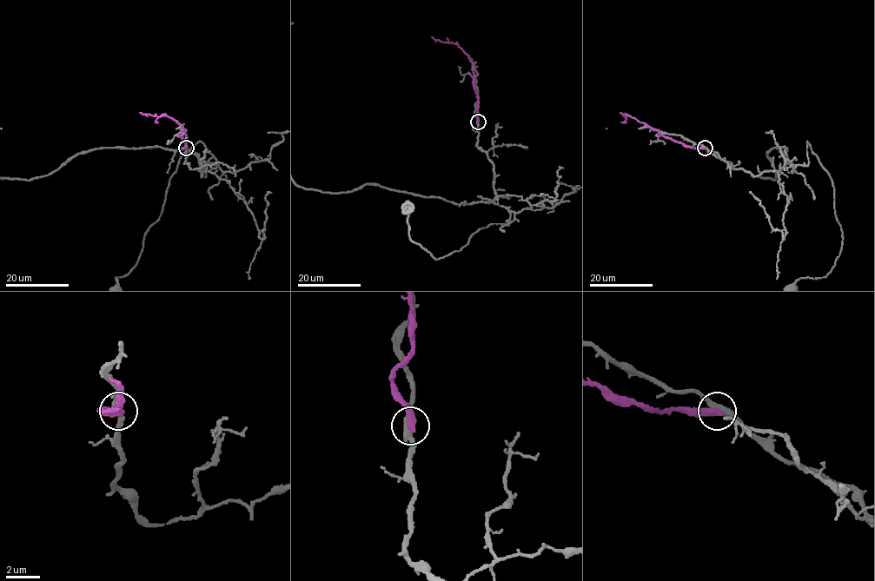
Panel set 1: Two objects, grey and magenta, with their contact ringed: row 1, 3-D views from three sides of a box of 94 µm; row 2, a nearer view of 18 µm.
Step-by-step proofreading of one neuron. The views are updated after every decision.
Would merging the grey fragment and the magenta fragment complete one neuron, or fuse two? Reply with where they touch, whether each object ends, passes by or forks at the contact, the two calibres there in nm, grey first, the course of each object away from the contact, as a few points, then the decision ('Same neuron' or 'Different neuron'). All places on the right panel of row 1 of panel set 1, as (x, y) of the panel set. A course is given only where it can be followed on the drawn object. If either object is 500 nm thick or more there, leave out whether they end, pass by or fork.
Place: (705, 148). Thickness 340 nm (grey) against 500 nm. Course of grey: (704, 147), (759, 175), (806, 165), (807, 141), (832, 180), (842, 248), (825, 276), (799, 278). Course of magenta: (704, 148), (685, 147), (620, 112). Different neuron

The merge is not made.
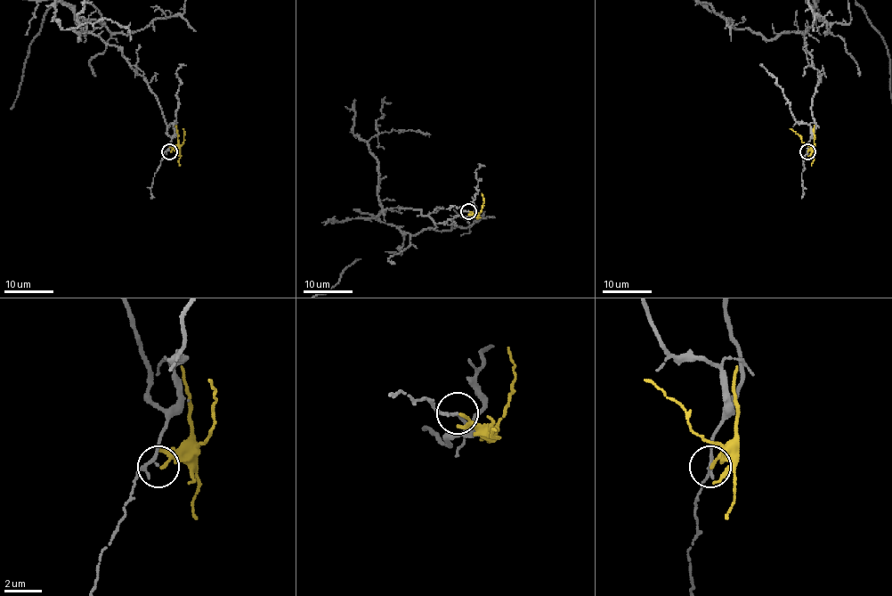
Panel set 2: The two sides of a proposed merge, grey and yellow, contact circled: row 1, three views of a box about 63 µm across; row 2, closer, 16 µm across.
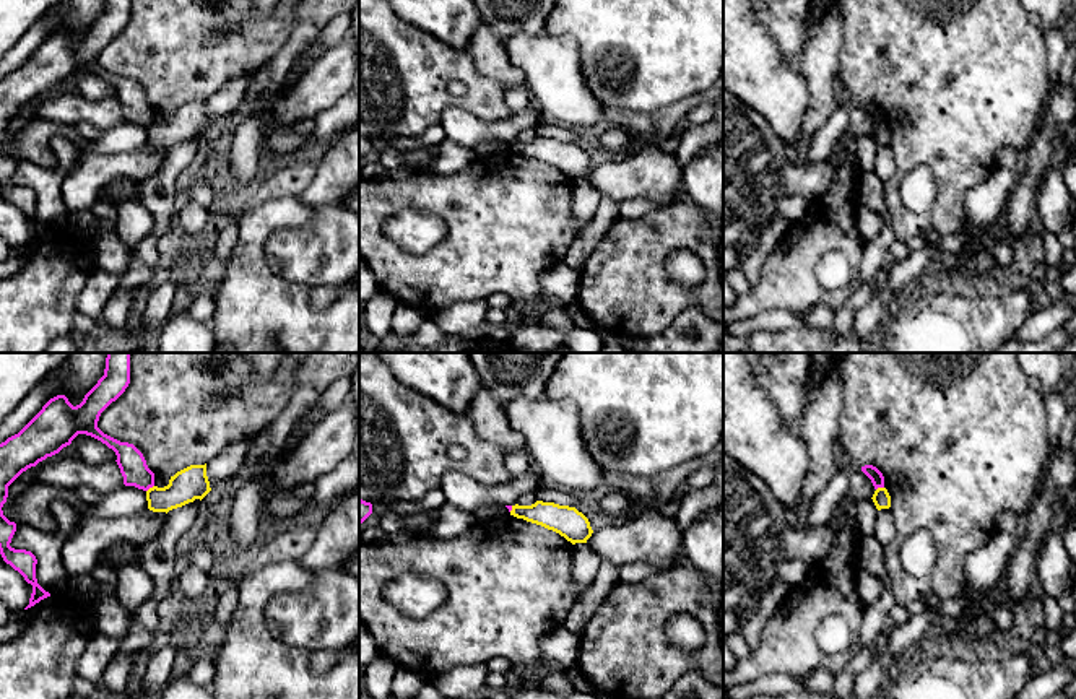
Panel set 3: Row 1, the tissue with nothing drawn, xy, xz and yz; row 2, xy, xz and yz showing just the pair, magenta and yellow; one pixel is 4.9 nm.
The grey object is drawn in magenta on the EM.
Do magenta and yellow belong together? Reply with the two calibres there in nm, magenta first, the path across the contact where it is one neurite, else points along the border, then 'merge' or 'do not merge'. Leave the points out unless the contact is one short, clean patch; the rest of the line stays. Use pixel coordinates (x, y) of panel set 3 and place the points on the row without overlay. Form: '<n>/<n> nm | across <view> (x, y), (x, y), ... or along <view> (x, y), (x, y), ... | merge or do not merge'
140/160 nm | along xy (153, 121), (147, 127) | do not merge

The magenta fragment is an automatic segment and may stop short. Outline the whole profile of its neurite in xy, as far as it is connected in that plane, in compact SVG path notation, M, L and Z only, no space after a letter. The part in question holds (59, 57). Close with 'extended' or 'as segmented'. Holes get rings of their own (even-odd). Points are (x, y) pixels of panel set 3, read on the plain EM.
M106 0L104 11L98 16L98 20L85 31L83 37L73 42L65 31L57 31L50 34L42 46L15 72L8 73L0 80L0 190L7 200L10 200L15 206L18 206L28 219L33 221L33 229L29 234L29 241L24 244L31 244L41 236L50 232L36 215L36 200L37 195L31 187L15 185L10 182L11 174L16 167L16 159L10 158L3 151L3 140L8 133L8 122L28 104L36 102L39 98L46 96L59 89L63 83L70 81L72 76L78 70L91 72L109 85L112 85L117 91L117 101L124 112L125 122L135 122L138 125L148 127L154 122L154 109L148 104L143 89L128 78L120 78L107 70L104 70L98 63L98 57L101 49L115 37L130 20L130 0Z | as segmented

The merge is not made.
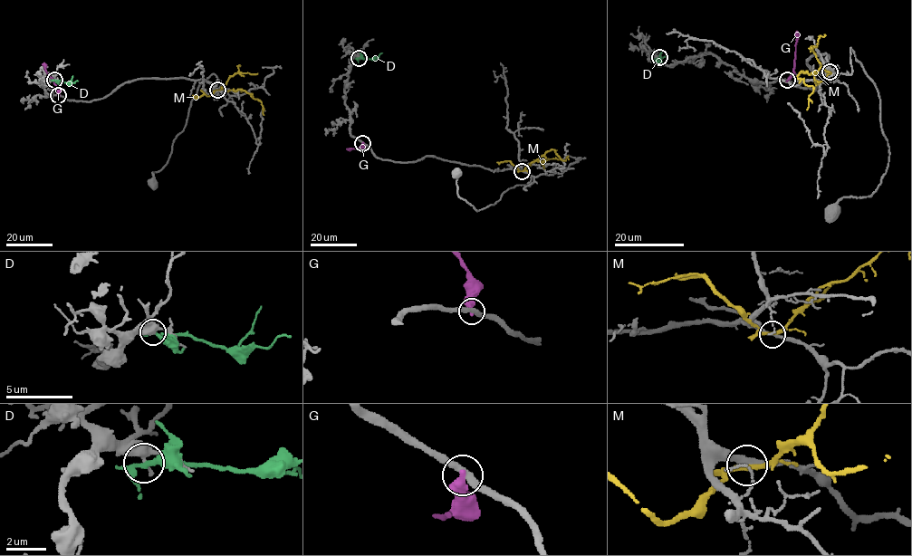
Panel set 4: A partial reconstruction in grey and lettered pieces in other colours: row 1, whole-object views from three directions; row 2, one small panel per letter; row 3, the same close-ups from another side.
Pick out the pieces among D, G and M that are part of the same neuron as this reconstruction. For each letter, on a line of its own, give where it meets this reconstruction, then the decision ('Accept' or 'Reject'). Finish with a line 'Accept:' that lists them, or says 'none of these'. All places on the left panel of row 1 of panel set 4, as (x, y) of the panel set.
D: Touches grey at (54, 80). Reject
G: Touches grey at (58, 95). Reject
M: Touches grey at (217, 90). Reject
Accept: none of these

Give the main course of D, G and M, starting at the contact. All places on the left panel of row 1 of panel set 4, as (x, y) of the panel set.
D: (54, 81), (78, 81)
G: (58, 95), (57, 86), (46, 71), (43, 62)
M: (217, 90), (224, 87), (227, 91), (244, 91), (260, 100), (264, 115)

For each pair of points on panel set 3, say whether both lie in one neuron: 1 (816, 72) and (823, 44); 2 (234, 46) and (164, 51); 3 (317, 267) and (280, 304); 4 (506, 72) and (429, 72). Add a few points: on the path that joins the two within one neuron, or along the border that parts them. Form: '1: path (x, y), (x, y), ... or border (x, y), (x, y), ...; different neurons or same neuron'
1: path (818, 65), (821, 51); same neuron
2: path (216, 51), (182, 51); same neuron
3: border (267, 262), (273, 272), (311, 288); different neurons
4: border (467, 49), (473, 65), (506, 90); different neurons

